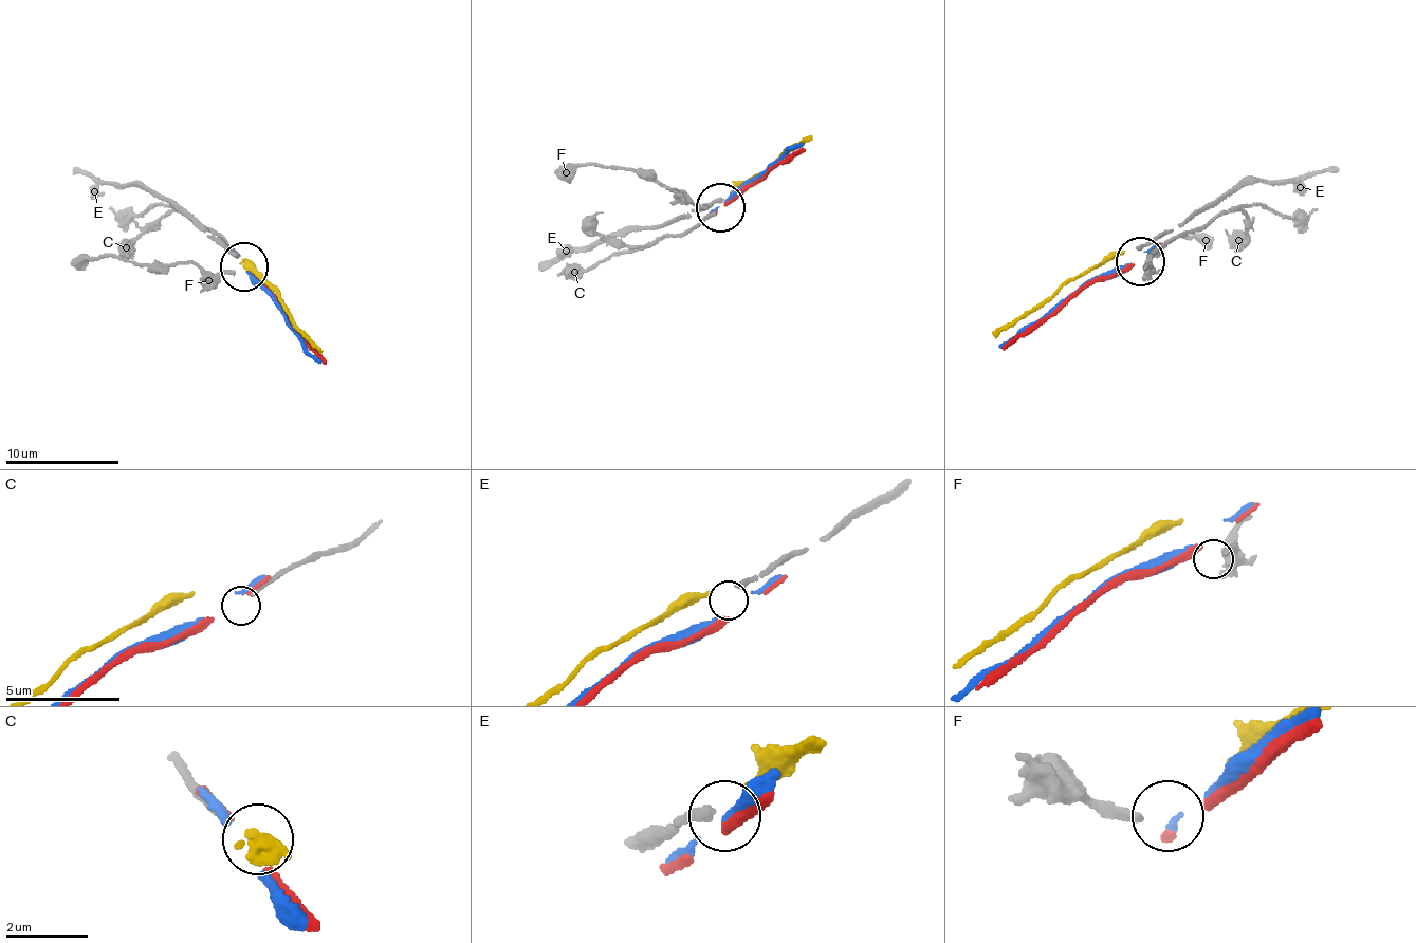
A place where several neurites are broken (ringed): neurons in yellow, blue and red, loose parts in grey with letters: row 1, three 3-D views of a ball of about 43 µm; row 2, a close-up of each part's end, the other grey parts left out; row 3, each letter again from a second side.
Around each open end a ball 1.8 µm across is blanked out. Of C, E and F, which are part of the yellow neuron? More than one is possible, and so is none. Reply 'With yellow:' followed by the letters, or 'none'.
With yellow: none

